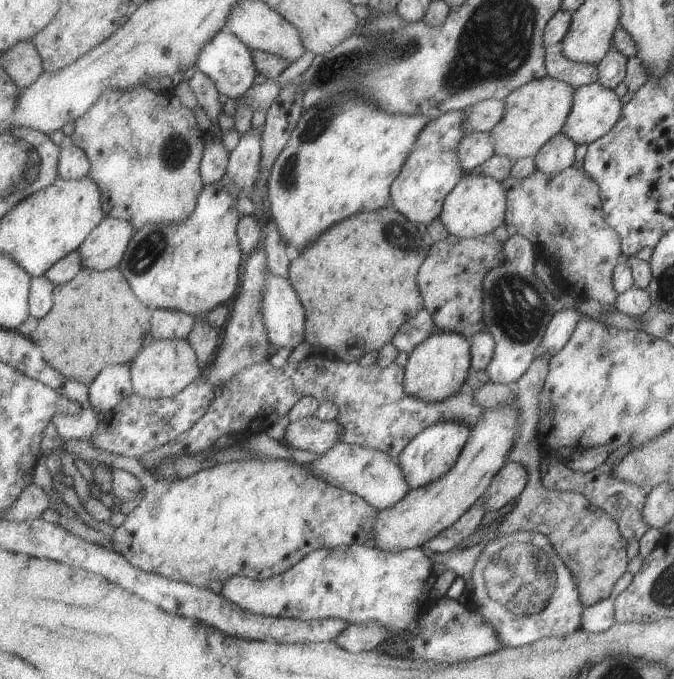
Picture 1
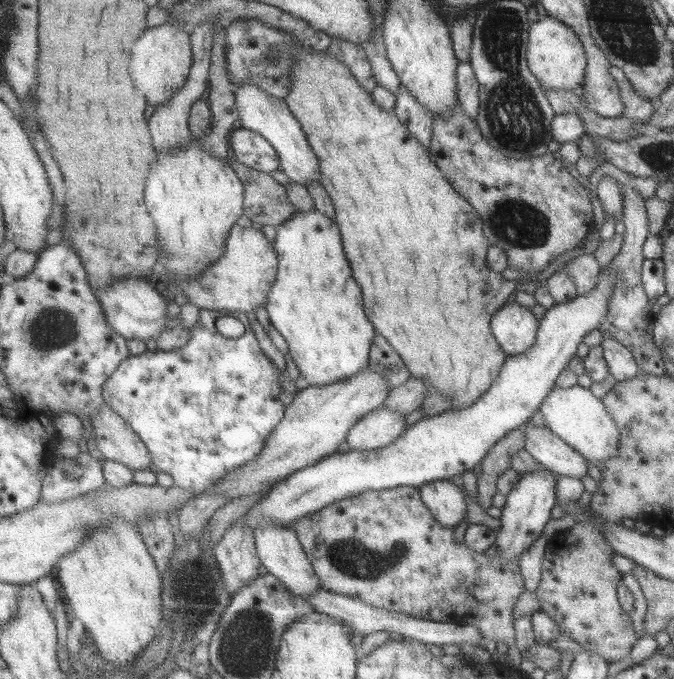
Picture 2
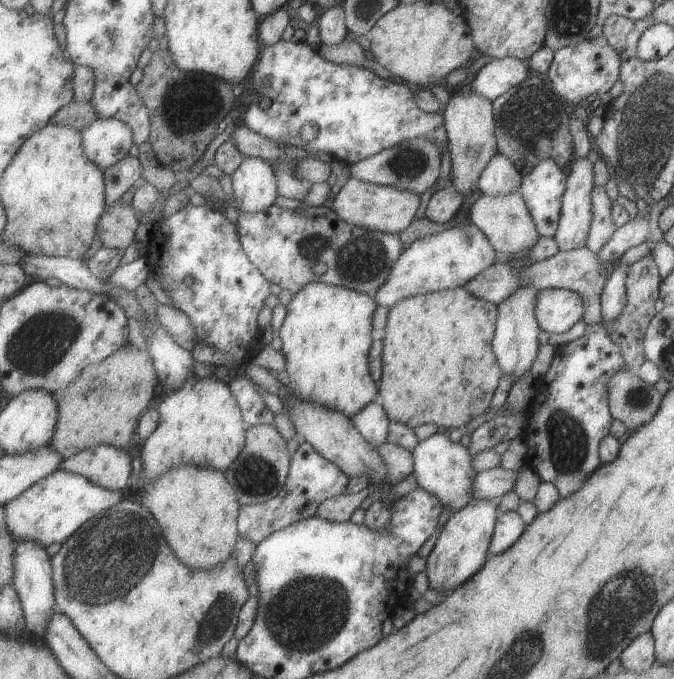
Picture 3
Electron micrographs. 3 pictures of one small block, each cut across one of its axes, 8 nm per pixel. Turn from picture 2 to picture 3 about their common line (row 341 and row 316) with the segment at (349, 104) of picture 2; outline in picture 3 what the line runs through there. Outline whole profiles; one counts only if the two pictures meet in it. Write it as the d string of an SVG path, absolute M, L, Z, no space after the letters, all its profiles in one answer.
M465 286L419 295L389 309L389 324L384 335L384 375L379 386L387 414L391 420L402 422L412 429L431 423L442 431L449 428L463 431L473 418L489 410L495 390L503 378L503 369L494 351L495 332L499 324L498 304L481 300Z

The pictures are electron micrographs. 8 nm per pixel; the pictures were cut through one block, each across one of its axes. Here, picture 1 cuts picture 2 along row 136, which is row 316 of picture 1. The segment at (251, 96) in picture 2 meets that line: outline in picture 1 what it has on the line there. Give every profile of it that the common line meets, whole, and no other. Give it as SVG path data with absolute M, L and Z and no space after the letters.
M269 272L261 304L269 339L278 348L297 348L306 342L307 312L289 278Z

